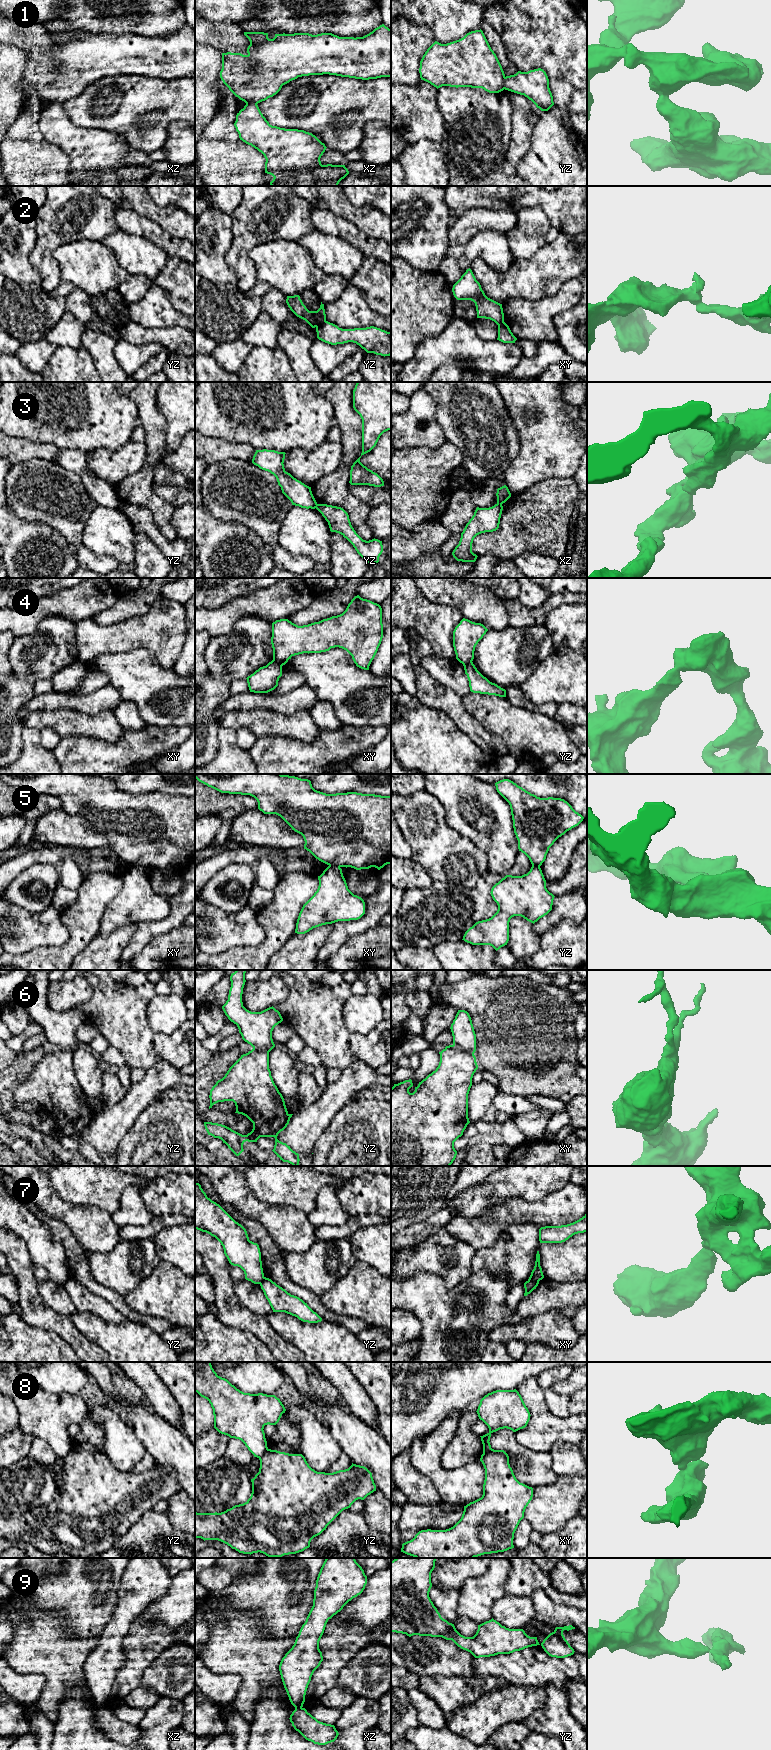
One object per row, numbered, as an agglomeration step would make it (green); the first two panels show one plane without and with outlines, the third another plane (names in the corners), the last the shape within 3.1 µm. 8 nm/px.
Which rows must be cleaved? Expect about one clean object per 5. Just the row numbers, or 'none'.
1, 2, 3, 4, 5, 6, 7, 8, 9

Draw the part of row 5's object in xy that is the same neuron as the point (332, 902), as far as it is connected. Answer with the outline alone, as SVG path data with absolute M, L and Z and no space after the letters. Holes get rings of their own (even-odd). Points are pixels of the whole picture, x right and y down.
M328 866L318 876L319 886L314 895L303 905L296 923L295 933L305 934L313 928L332 924L338 921L358 920L365 914L364 900L354 895L347 886L342 869L339 866Z

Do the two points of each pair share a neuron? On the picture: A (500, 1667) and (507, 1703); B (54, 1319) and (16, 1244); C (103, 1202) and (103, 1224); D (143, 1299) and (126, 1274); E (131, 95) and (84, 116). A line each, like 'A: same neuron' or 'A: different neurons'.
A: different neurons
B: same neuron
C: different neurons
D: different neurons
E: same neuron

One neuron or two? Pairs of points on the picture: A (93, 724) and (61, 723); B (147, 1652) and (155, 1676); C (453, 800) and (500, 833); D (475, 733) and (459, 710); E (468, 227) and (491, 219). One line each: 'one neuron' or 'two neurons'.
A: one neuron
B: two neurons
C: one neuron
D: one neuron
E: one neuron

